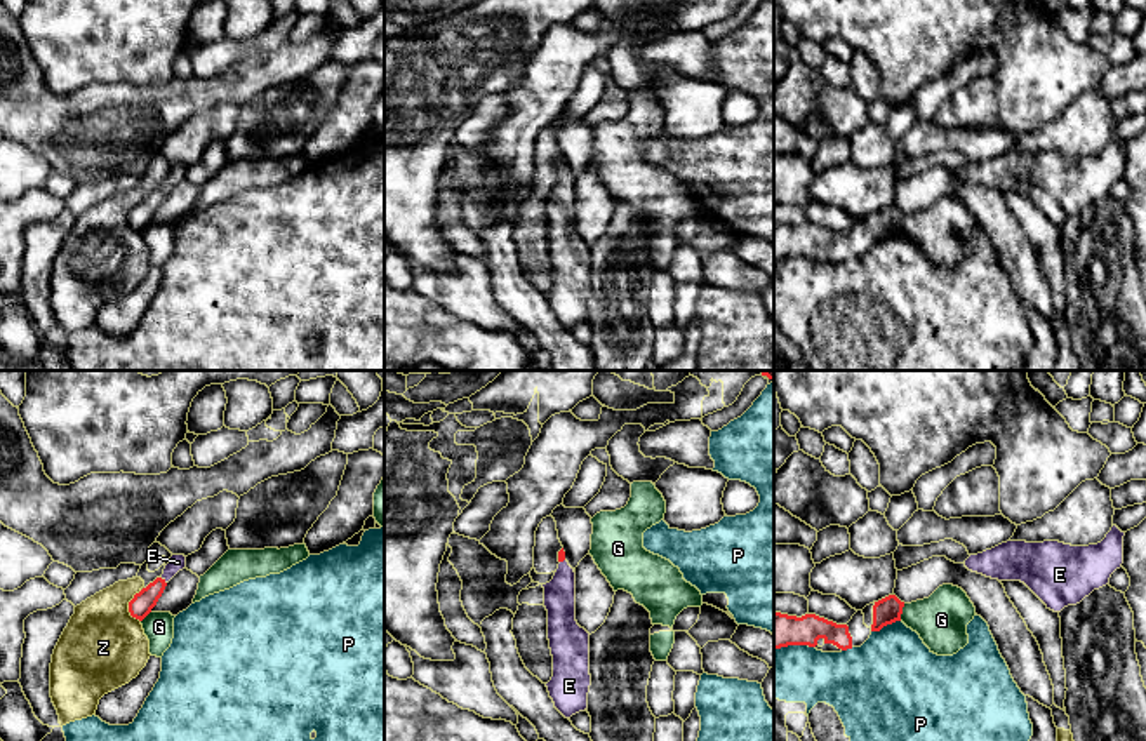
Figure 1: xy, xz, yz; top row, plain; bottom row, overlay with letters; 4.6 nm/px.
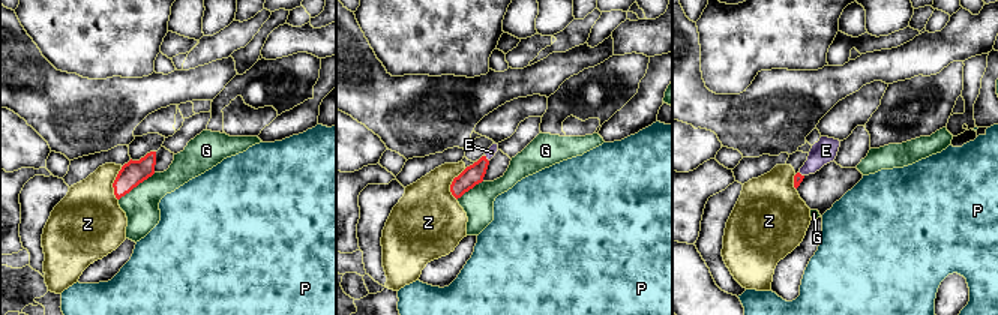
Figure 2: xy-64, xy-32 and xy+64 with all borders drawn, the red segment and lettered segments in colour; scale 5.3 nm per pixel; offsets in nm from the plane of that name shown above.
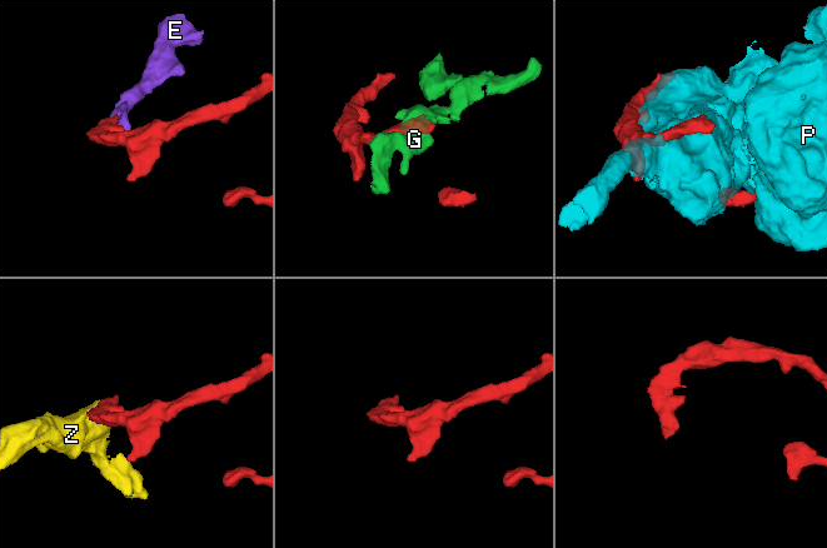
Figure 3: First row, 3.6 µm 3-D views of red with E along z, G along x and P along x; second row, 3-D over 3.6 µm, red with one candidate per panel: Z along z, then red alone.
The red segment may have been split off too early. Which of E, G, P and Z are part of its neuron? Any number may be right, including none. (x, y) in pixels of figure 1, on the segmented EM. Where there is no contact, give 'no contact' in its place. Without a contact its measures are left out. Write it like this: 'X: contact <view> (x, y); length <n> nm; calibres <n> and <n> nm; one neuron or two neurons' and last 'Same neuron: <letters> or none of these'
E: contact xy (164, 581); length 40 nm; calibres 100 and 80 nm; one neuron
G: contact yz (901, 613); length 80 nm; calibres 120 and 240 nm; two neurons
P: contact yz (886, 625); length 150 nm; calibres 120 and 420 nm; two neurons
Z: contact xy (129, 606); length 150 nm; calibres 100 and 400 nm; two neurons
Same neuron: E

